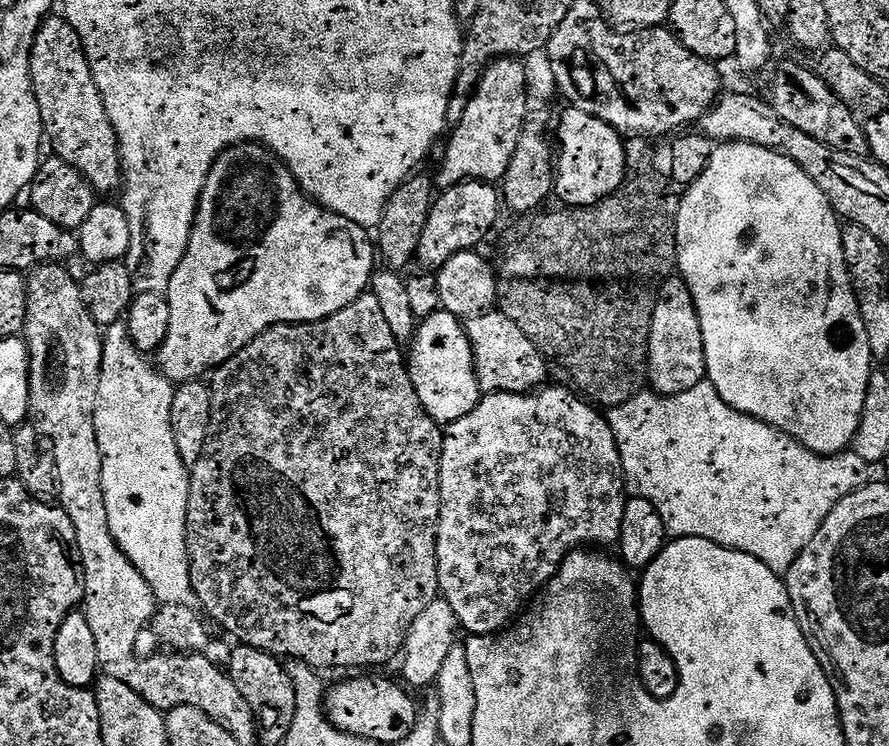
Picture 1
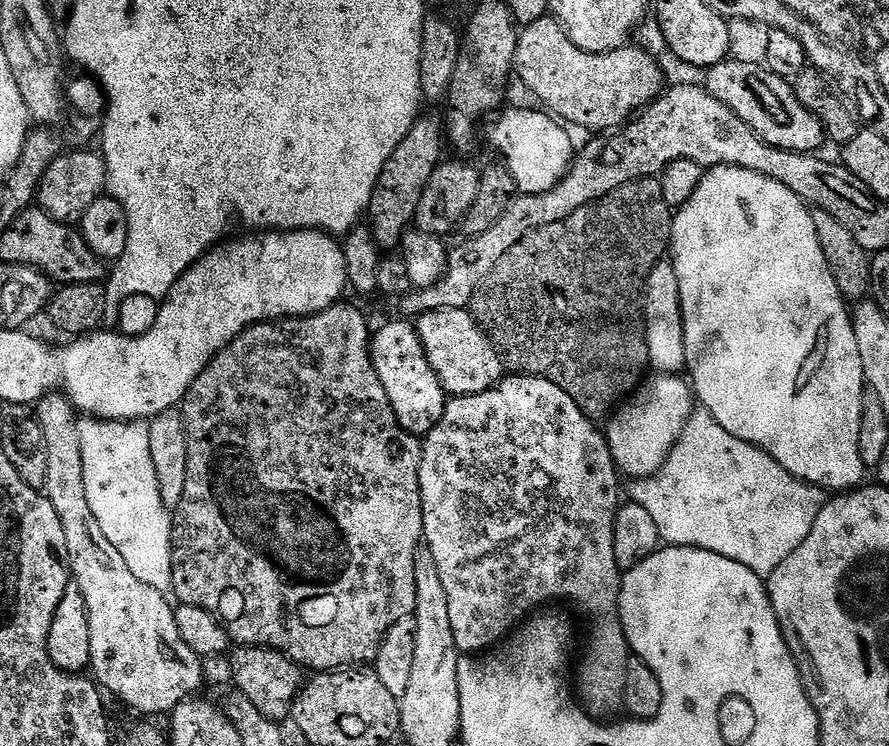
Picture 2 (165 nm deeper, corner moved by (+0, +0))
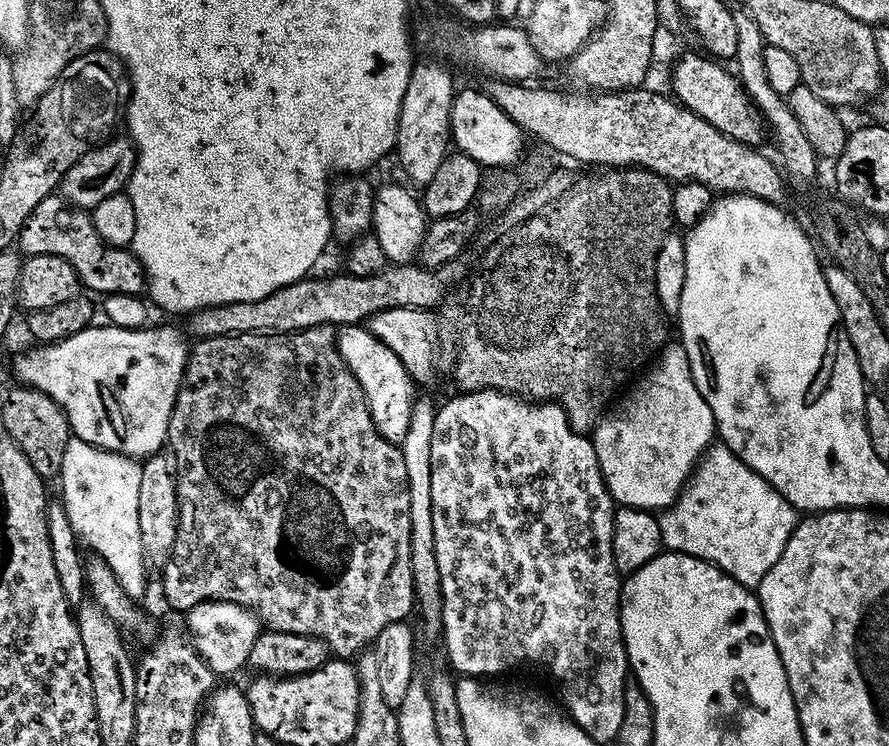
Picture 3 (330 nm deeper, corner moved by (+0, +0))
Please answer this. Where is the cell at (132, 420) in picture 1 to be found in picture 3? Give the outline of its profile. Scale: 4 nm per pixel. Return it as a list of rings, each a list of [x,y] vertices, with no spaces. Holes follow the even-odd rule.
[[[72,438],[68,441],[66,458],[64,459],[64,497],[62,503],[68,512],[72,528],[77,537],[86,542],[97,552],[99,559],[108,565],[108,569],[116,576],[116,581],[129,594],[137,594],[144,588],[144,551],[142,550],[142,526],[138,526],[138,498],[142,490],[142,468],[127,456],[120,456],[117,452],[103,452],[93,444]]]

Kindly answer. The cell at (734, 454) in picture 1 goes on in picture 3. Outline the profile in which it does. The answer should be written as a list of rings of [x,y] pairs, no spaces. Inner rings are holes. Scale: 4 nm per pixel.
[[[713,446],[704,453],[680,499],[659,522],[669,553],[704,560],[733,576],[744,588],[756,590],[778,566],[801,519],[801,513],[773,484],[750,470],[730,449]]]

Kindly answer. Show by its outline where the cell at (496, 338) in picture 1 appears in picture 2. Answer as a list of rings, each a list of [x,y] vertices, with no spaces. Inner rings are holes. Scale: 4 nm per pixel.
[[[447,308],[423,312],[415,317],[414,327],[424,347],[426,358],[449,397],[473,396],[499,384],[506,365],[492,341],[484,335],[468,308]]]

